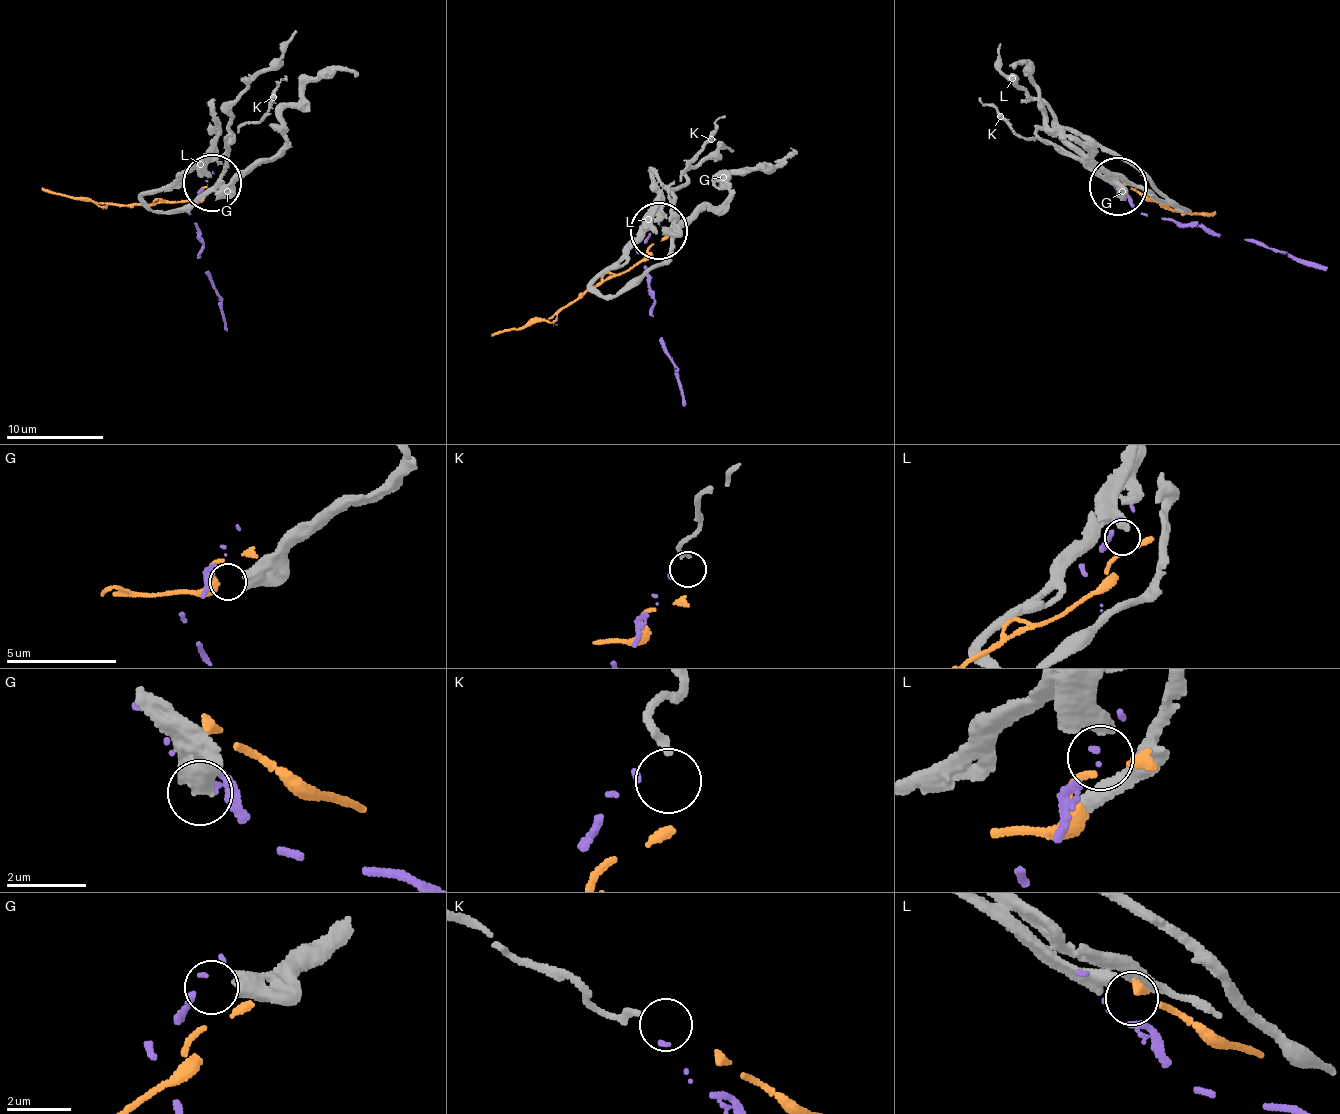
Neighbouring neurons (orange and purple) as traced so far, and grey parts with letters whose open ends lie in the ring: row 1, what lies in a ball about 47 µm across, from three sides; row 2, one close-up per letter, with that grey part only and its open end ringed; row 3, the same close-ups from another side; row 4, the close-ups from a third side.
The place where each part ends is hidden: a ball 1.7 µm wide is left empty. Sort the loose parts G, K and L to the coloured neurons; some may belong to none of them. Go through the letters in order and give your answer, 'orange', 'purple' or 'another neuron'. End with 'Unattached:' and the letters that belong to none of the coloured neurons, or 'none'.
G: another neuron
K: purple
L: another neuron
Unattached: G, L

